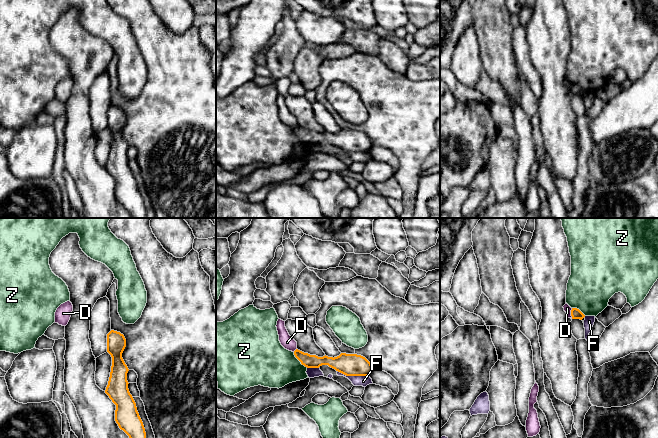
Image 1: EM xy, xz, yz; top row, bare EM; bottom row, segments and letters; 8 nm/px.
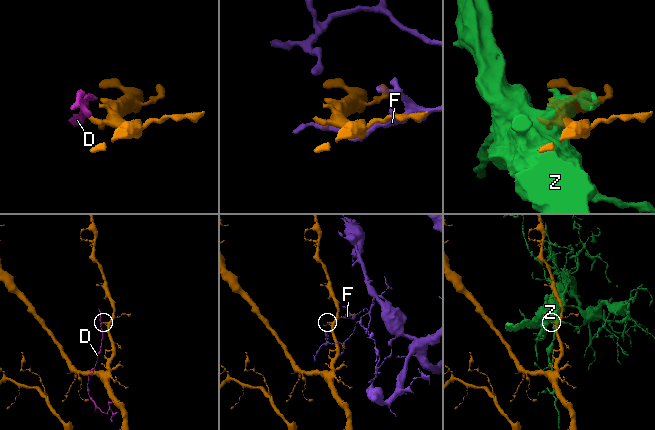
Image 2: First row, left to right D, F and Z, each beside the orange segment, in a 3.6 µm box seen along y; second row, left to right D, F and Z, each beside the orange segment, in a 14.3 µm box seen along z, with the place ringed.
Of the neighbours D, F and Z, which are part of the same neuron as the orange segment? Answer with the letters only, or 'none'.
none

